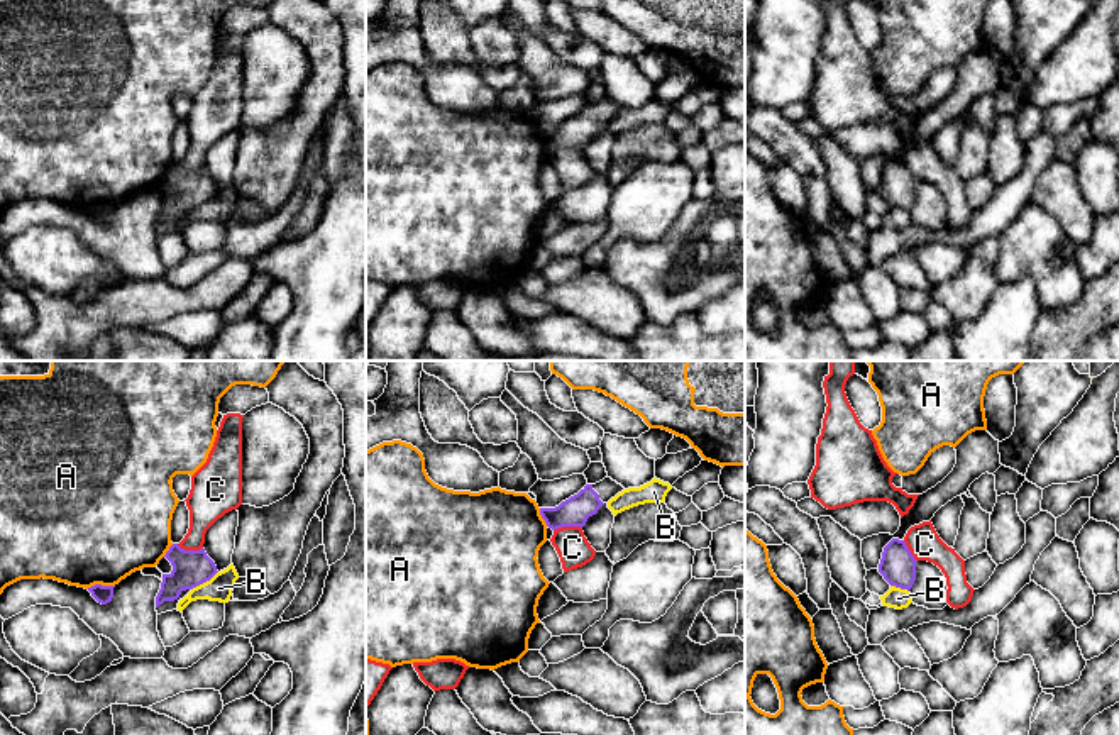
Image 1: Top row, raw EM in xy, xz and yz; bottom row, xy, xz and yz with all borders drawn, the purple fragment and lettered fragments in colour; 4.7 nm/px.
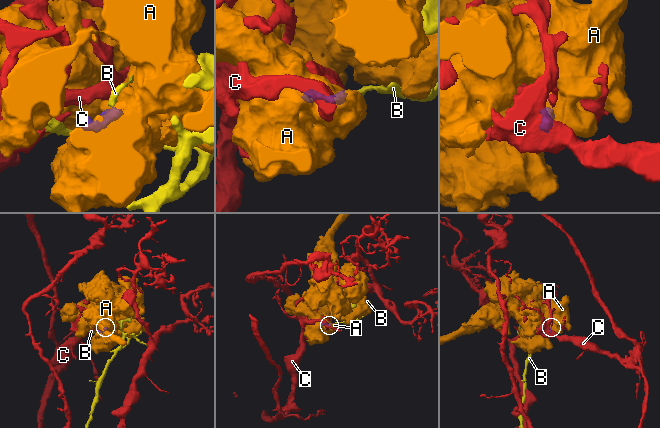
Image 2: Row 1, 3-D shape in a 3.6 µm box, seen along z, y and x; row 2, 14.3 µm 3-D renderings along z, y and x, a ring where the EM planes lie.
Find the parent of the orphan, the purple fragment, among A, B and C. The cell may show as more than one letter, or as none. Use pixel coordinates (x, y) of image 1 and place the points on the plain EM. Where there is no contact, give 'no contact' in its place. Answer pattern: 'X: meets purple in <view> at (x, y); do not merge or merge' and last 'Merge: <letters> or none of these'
A: meets purple in xy at (100, 205); do not merge
B: meets purple in xy at (203, 202); do not merge
C: meets purple in xz at (567, 146); do not merge
Merge: none of these

